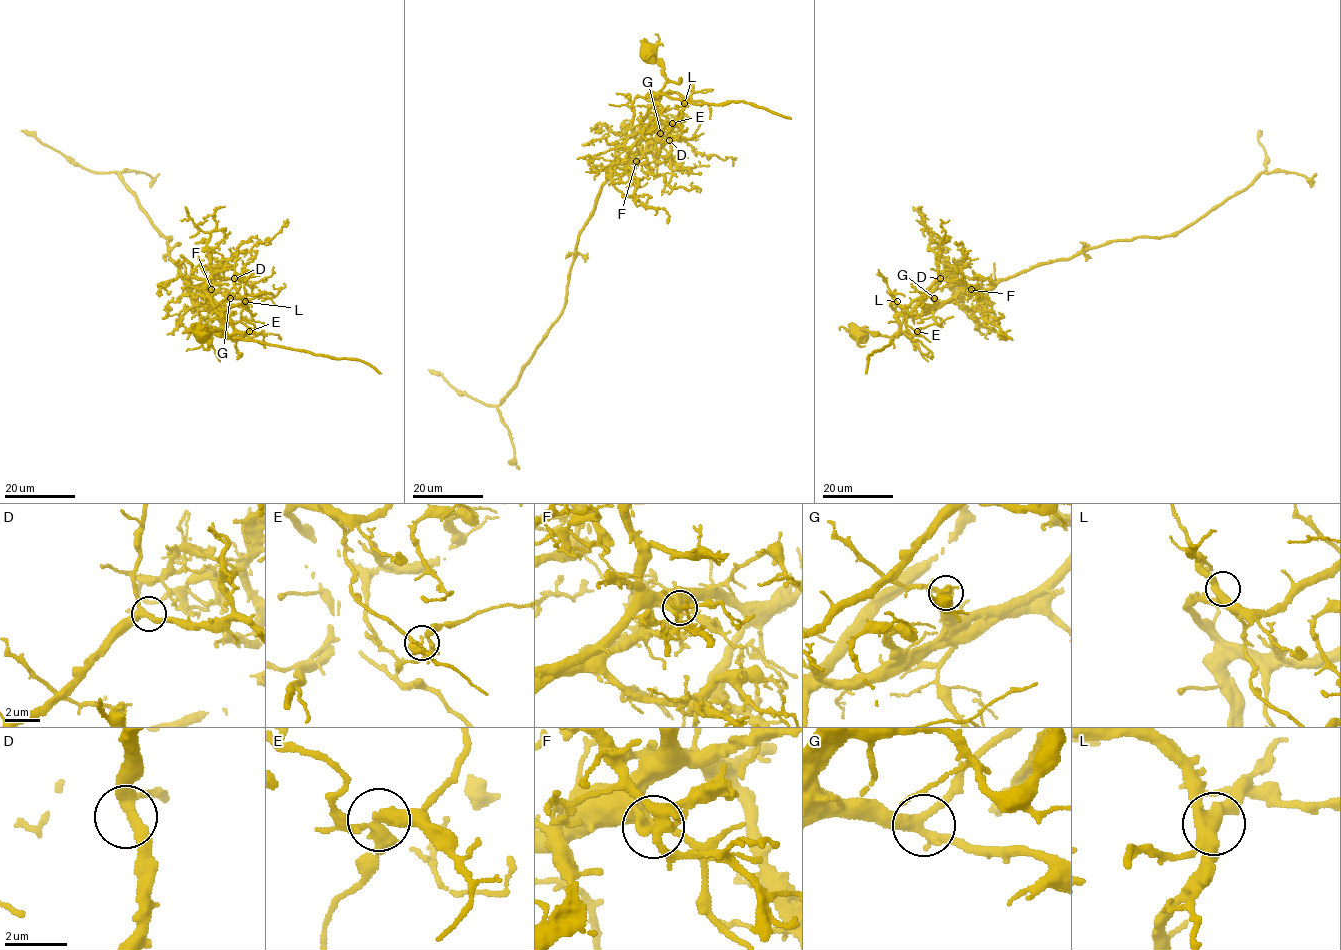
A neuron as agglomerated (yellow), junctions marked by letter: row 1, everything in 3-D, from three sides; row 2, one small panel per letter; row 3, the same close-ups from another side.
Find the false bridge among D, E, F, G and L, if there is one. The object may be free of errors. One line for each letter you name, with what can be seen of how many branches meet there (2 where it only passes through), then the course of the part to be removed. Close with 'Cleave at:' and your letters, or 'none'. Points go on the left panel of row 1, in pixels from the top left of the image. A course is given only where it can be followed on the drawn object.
F: 3 branches meet; foreign part runs (212, 289), (189, 288), (170, 260), (172, 237), (161, 236), (118, 172), (93, 172), (72, 163), (21, 130)
Cleave at: F

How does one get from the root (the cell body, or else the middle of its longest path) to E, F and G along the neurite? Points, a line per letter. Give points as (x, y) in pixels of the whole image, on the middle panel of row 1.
E: (650, 50), (668, 80), (656, 96), (659, 96), (660, 114), (672, 123)
F: (650, 50), (668, 80), (656, 96), (659, 96), (657, 113), (638, 145), (633, 157), (636, 161)
G: (650, 50), (668, 80), (656, 96), (659, 96), (657, 113), (648, 127), (660, 133)

